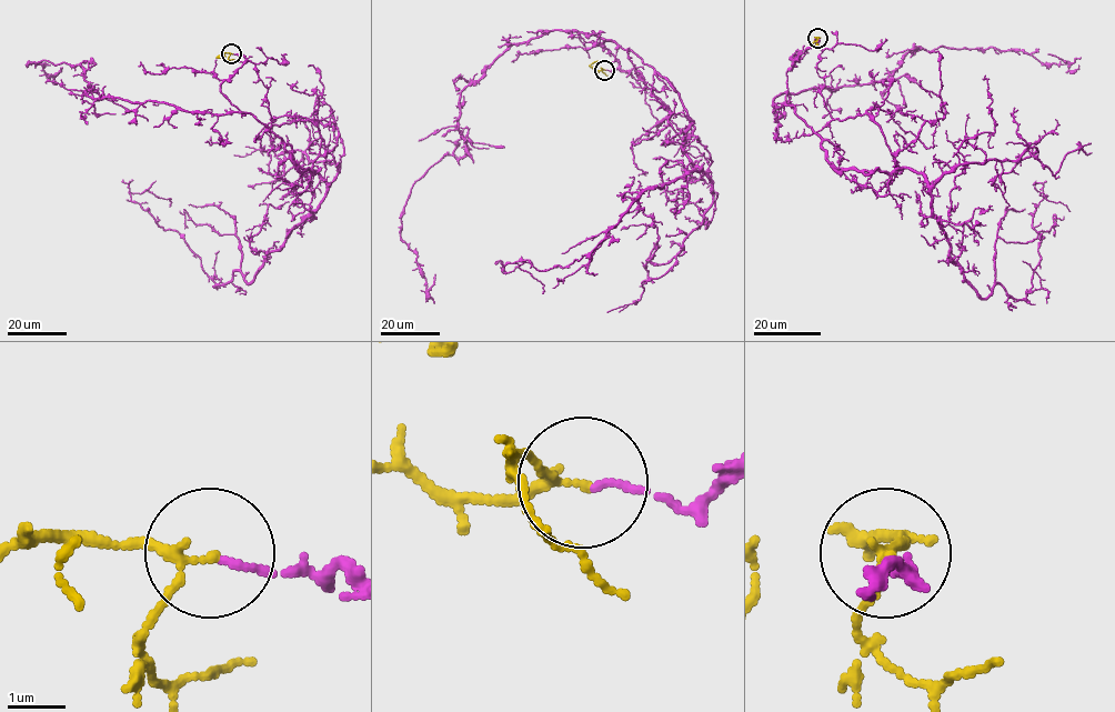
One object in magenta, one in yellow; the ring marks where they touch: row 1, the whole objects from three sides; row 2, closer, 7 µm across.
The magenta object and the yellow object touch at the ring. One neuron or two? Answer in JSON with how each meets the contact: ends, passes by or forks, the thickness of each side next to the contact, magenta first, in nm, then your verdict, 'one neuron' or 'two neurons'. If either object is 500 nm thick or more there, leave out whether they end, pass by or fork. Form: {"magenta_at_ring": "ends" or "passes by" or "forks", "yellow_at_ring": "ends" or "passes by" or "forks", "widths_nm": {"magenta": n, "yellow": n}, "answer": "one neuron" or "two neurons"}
{"magenta_at_ring": "ends", "yellow_at_ring": "passes by", "widths_nm": {"magenta": 100, "yellow": 130}, "answer": "two neurons"}

